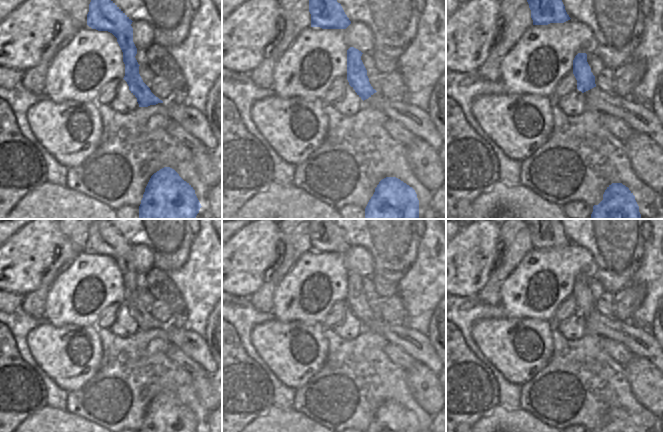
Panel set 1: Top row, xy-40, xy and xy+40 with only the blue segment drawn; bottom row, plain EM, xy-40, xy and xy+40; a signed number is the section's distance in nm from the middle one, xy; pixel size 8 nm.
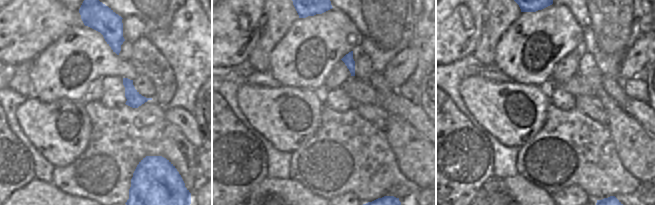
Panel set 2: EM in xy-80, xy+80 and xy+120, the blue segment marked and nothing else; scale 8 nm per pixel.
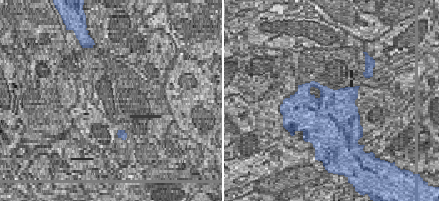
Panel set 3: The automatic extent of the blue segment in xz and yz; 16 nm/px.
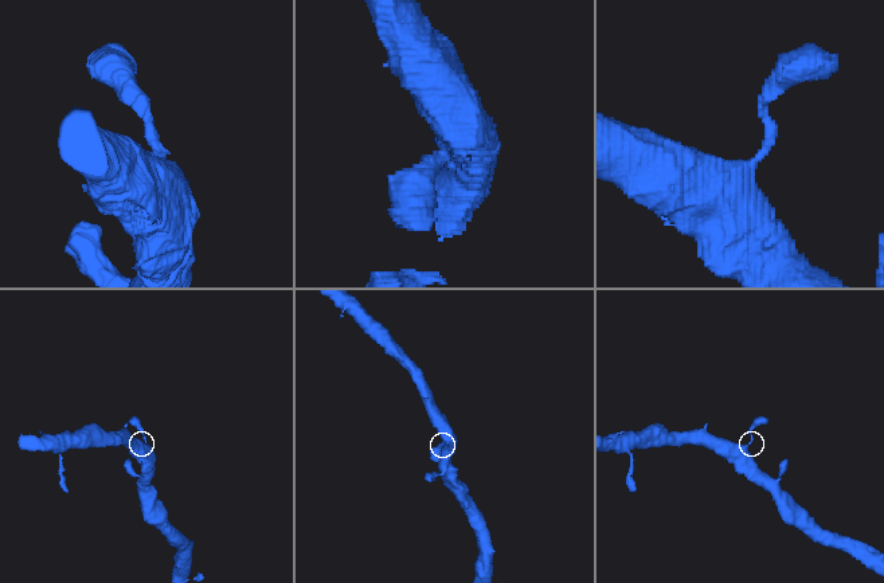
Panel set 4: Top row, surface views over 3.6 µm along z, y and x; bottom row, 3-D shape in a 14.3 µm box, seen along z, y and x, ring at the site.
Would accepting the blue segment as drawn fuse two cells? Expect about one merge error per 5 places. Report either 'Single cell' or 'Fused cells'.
Single cell

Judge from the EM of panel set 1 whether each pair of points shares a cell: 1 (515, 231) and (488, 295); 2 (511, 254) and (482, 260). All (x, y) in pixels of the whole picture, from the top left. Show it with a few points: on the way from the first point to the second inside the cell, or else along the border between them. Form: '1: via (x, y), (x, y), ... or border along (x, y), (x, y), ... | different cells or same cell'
1: via (515, 247), (508, 263), (496, 279) | same cell
2: border along (499, 233), (502, 244), (501, 257), (488, 276) | different cells

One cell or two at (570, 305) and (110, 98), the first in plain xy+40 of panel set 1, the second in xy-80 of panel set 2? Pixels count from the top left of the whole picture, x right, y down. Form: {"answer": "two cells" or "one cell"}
{"answer": "two cells"}

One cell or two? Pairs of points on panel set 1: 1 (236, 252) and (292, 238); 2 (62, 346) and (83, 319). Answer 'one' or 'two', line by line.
1: two
2: two

